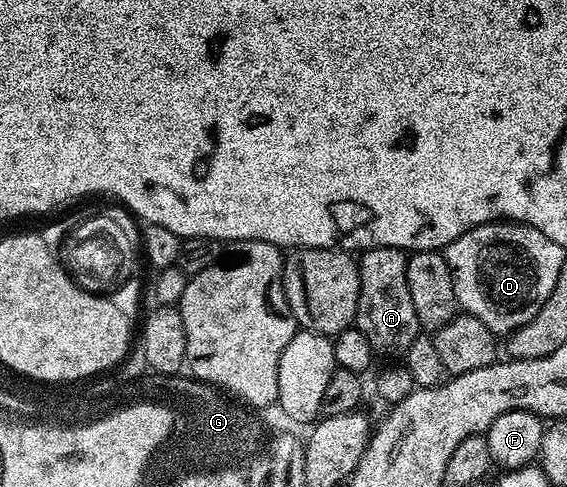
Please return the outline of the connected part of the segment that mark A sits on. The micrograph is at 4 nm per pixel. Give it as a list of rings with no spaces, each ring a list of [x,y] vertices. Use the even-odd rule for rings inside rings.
[[[367,248],[360,253],[359,267],[361,273],[359,274],[359,302],[357,303],[357,318],[355,321],[355,327],[359,329],[367,338],[367,342],[371,342],[374,353],[378,357],[381,356],[397,356],[397,358],[404,357],[405,351],[411,346],[411,342],[415,342],[415,338],[422,335],[423,329],[419,318],[415,314],[415,305],[411,303],[411,289],[407,286],[407,256],[400,248]]]

